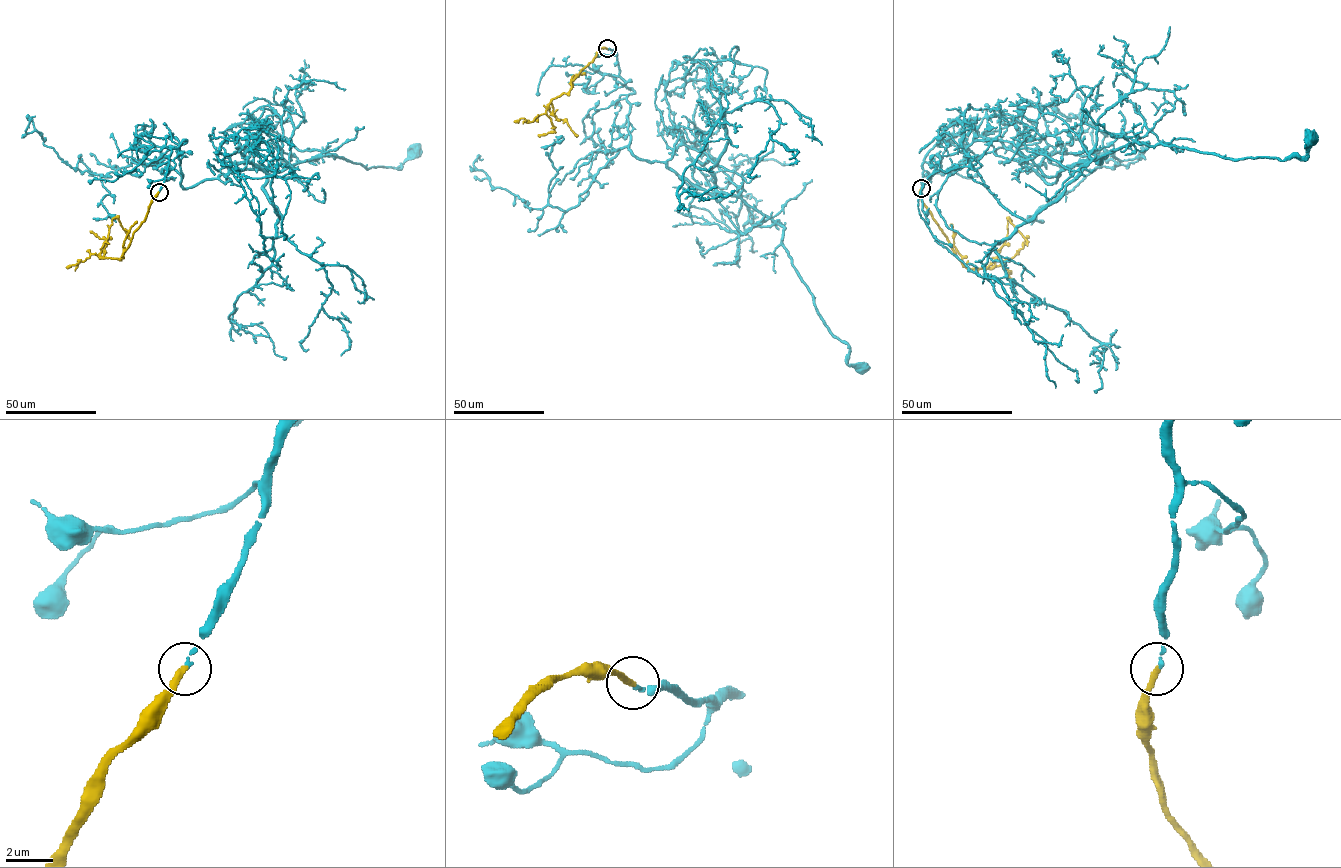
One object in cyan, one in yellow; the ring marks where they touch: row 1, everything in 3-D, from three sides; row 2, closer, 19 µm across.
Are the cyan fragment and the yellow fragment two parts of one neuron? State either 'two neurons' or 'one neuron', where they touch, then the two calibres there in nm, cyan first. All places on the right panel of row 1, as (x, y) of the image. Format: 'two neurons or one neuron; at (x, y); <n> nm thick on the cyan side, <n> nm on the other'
one neuron; at (921, 188); 150 nm thick on the cyan side, 280 nm on the other

